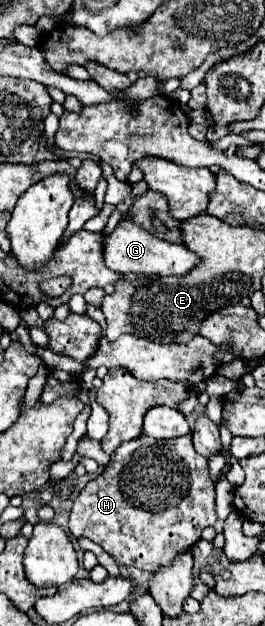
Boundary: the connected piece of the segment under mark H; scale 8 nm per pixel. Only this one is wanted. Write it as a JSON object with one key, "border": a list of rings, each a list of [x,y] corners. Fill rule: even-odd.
{"border":[[[192,433],[176,437],[176,439],[148,439],[148,437],[140,435],[132,441],[122,443],[112,453],[110,463],[106,465],[106,469],[98,477],[88,481],[86,487],[78,493],[78,497],[74,499],[74,505],[72,505],[72,513],[70,513],[70,533],[74,537],[88,537],[94,543],[98,543],[120,567],[138,567],[138,569],[146,569],[146,571],[158,571],[160,567],[166,567],[168,563],[172,563],[172,559],[176,559],[180,553],[192,549],[200,541],[200,535],[202,535],[204,527],[210,527],[218,521],[216,511],[214,511],[214,493],[216,493],[214,491],[214,481],[210,479],[210,473],[208,473],[208,459],[202,457],[200,453],[196,453],[196,449],[192,447]]]}

